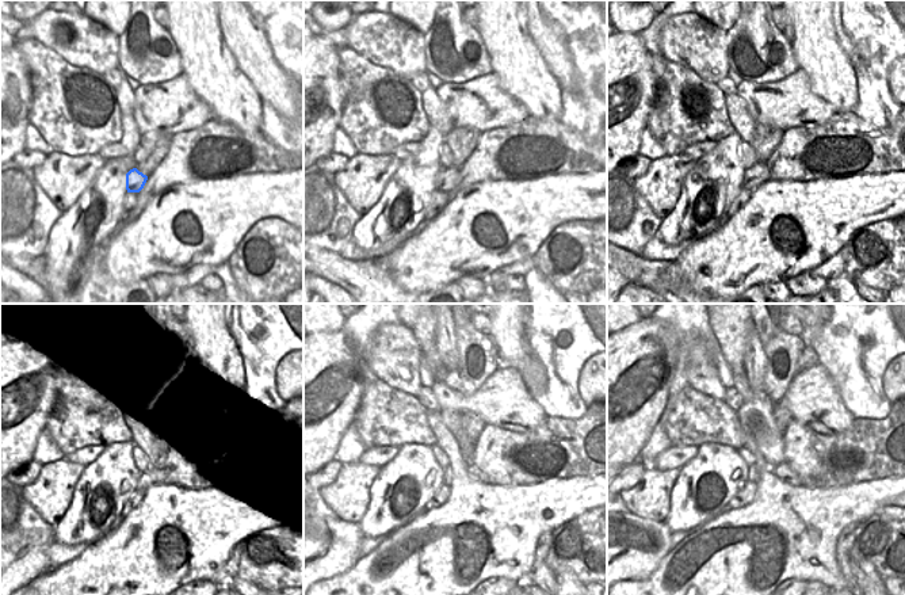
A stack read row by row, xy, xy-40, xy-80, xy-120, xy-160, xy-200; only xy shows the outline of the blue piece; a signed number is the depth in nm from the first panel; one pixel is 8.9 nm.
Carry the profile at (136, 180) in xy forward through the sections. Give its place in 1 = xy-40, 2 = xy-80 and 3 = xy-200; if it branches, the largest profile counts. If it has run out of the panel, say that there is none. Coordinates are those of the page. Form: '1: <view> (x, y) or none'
1: xy-40 (446, 180)
2: xy-80 (756, 175)
3: xy-200 (782, 472)

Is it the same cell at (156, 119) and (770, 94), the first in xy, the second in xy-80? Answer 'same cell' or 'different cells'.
same cell

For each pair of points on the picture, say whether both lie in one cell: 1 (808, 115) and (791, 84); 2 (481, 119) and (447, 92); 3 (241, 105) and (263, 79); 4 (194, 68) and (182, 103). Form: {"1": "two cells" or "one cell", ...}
{"1": "one cell", "2": "one cell", "3": "two cells", "4": "two cells"}

